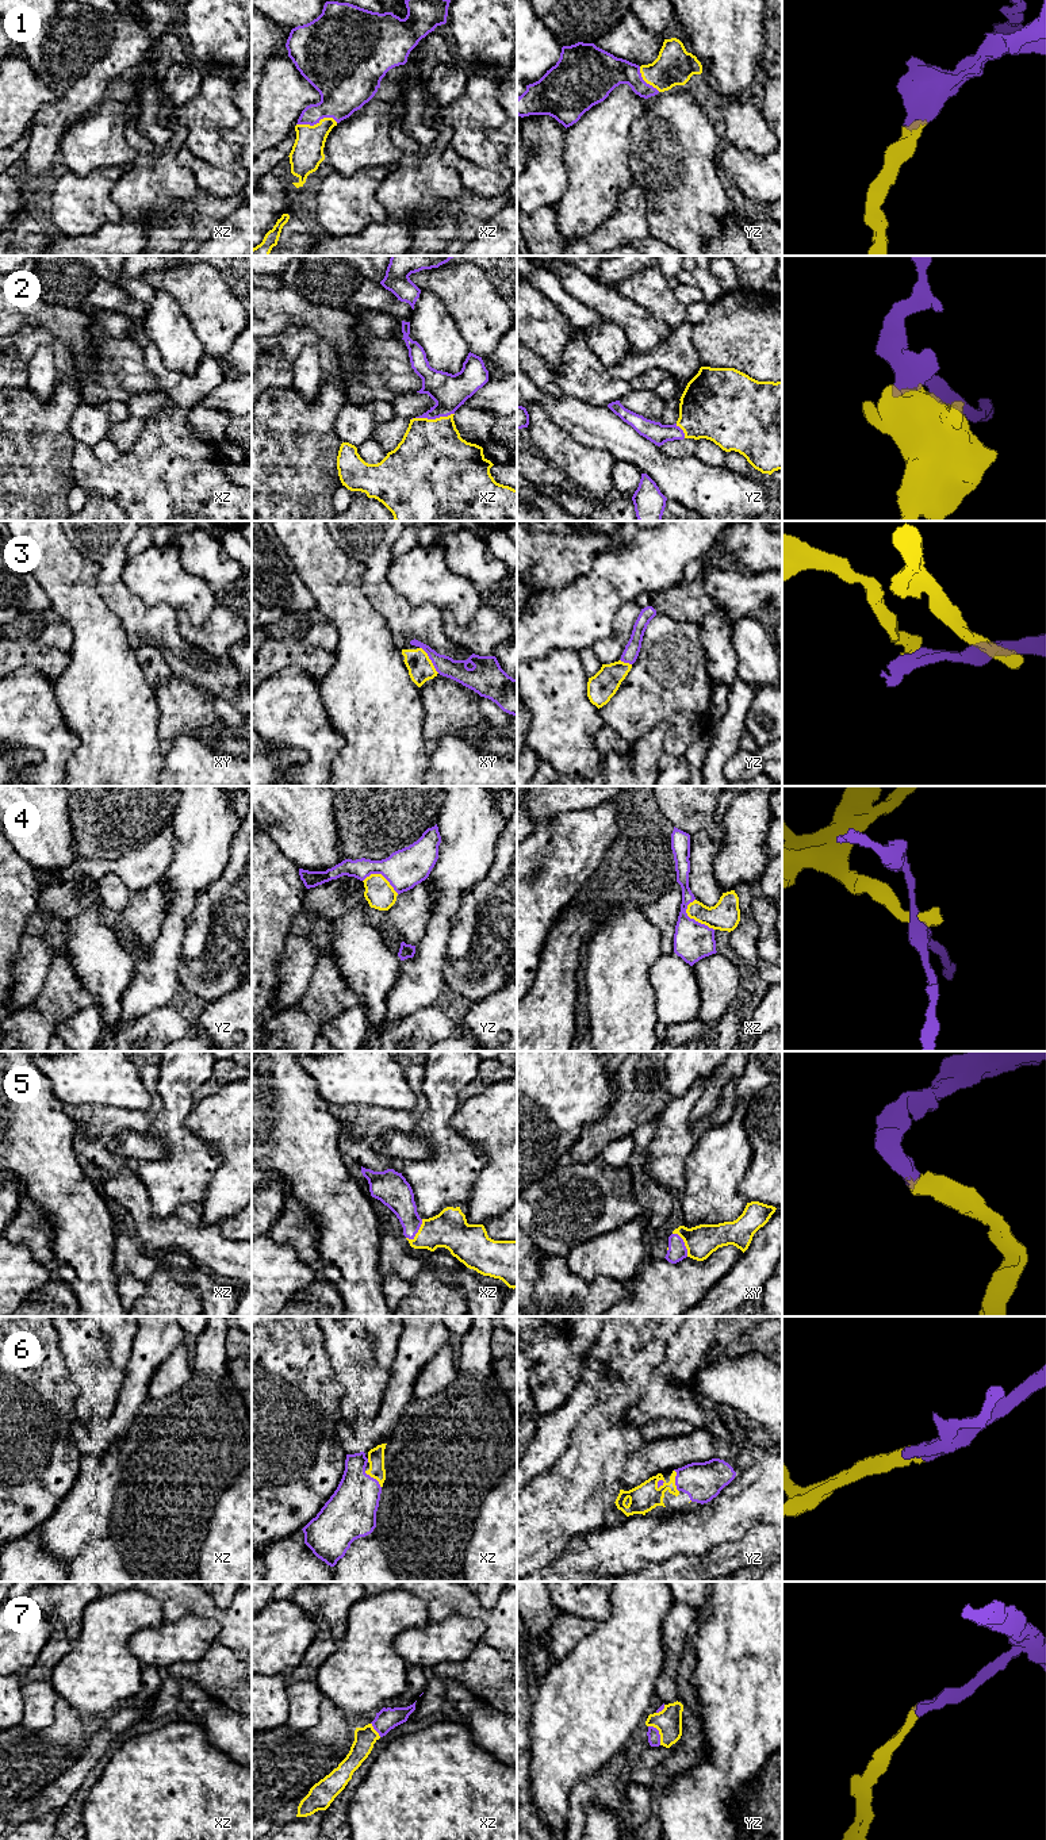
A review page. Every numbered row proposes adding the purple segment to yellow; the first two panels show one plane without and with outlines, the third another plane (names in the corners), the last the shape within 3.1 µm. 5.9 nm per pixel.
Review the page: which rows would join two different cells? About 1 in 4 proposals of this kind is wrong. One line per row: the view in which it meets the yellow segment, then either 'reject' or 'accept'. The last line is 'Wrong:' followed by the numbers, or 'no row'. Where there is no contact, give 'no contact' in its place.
1: contact in xz; accept
2: contact in xz; accept
3: contact in xy; reject
4: contact in xz; reject
5: contact in xz; accept
6: contact in yz; accept
7: contact in yz; accept
Wrong: 3, 4

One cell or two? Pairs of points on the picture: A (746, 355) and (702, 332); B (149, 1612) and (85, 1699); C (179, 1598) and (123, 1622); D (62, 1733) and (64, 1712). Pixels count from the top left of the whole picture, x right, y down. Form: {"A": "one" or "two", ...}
{"A": "one", "B": "one", "C": "two", "D": "one"}

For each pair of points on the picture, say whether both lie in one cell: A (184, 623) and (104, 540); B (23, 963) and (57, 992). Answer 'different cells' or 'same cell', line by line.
A: different cells
B: different cells

